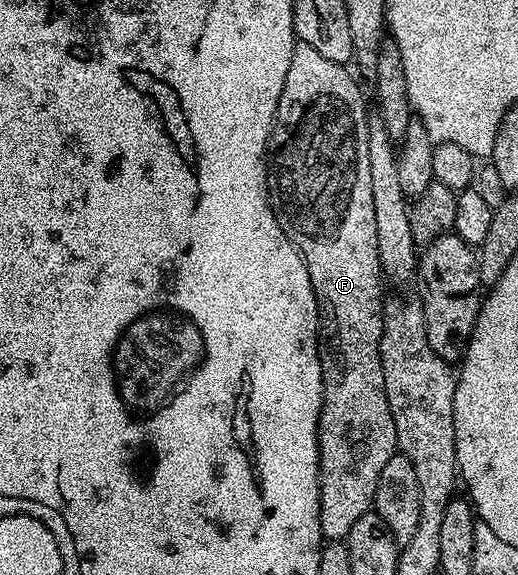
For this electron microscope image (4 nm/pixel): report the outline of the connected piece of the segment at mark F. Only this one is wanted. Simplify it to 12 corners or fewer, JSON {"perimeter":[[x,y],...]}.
{"perimeter":[[296,43],[267,191],[319,307],[319,513],[399,447],[360,81]]}

